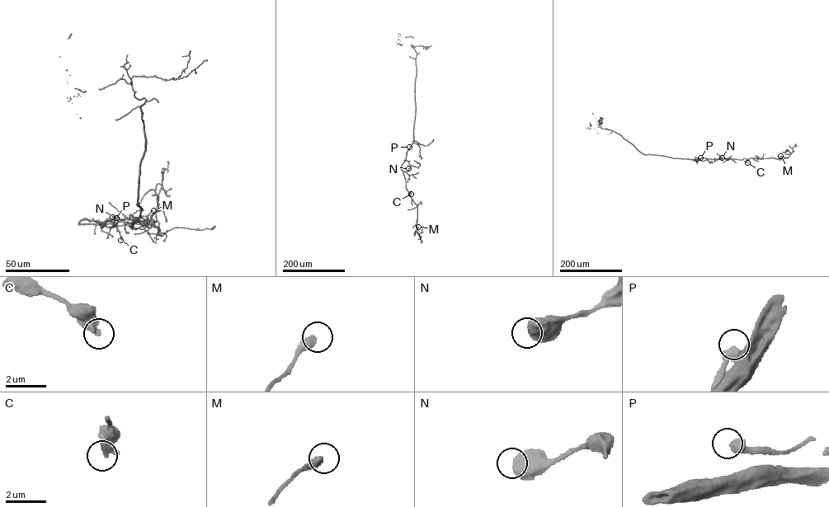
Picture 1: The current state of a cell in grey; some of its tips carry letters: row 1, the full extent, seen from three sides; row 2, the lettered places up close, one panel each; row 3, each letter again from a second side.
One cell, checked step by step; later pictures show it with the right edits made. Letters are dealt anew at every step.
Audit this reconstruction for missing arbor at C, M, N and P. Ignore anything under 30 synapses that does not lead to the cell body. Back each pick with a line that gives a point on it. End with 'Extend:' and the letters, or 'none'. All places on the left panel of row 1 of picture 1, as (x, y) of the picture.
Extend: none

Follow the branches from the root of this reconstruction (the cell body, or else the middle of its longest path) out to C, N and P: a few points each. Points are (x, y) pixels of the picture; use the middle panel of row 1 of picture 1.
C: (413, 132), (412, 143), (400, 167), (406, 189), (411, 194)
N: (413, 132), (413, 141), (406, 157), (410, 165), (408, 168)
P: (413, 132), (413, 141), (409, 147)

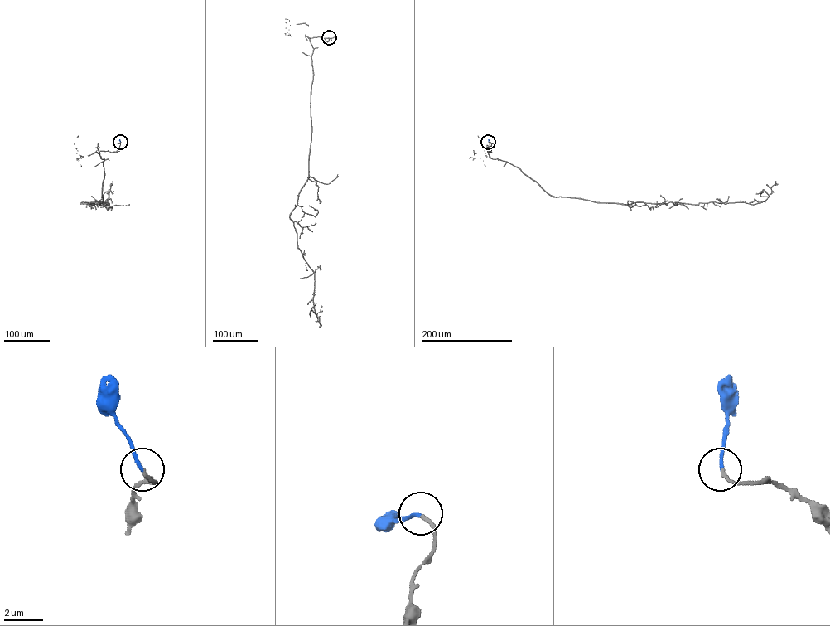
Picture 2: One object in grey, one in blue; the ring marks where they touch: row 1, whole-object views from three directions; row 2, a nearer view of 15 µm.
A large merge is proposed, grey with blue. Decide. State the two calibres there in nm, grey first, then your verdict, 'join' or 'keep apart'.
150 nm thick on the grey side, 170 nm on the other; join

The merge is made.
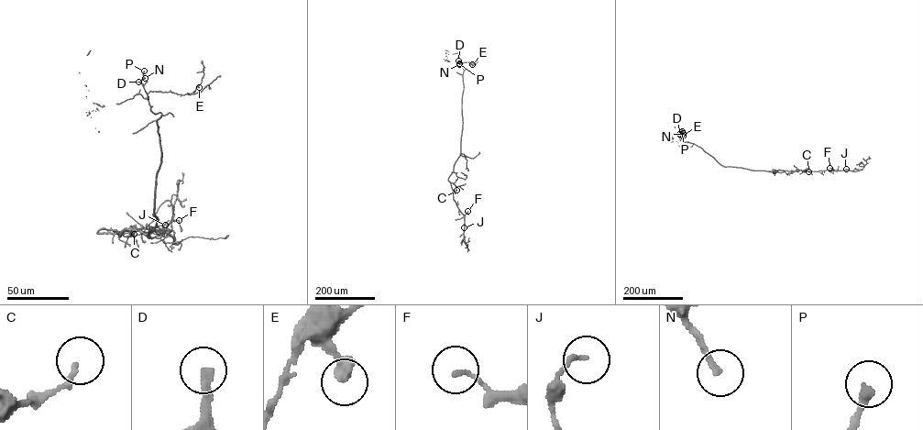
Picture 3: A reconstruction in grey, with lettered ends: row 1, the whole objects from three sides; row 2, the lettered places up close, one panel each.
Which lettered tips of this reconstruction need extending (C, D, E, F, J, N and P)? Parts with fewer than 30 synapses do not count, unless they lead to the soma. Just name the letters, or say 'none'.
D, N, P

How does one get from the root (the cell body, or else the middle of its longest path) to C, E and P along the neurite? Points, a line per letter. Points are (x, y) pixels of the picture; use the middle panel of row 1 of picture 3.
C: (460, 145), (459, 156), (448, 179), (456, 190)
E: (460, 145), (464, 70), (460, 62), (472, 64)
P: (460, 145), (464, 70), (459, 63)

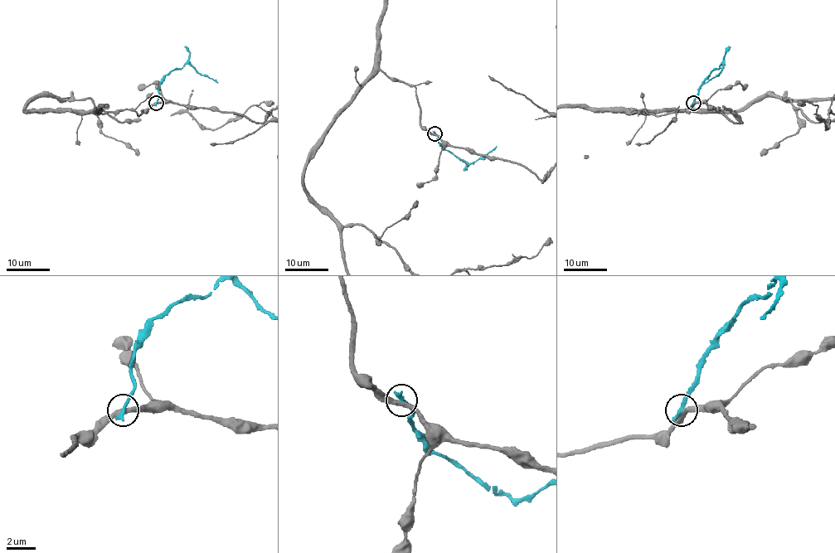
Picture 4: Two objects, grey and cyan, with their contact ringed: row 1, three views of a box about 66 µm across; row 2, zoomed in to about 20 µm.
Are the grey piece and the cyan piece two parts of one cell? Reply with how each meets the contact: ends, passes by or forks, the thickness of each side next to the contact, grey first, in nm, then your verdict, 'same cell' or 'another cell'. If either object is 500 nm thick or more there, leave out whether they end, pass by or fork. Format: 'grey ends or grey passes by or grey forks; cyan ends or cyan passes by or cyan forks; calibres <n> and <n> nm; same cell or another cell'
grey passes by; cyan ends; calibres 360 and 320 nm; another cell

